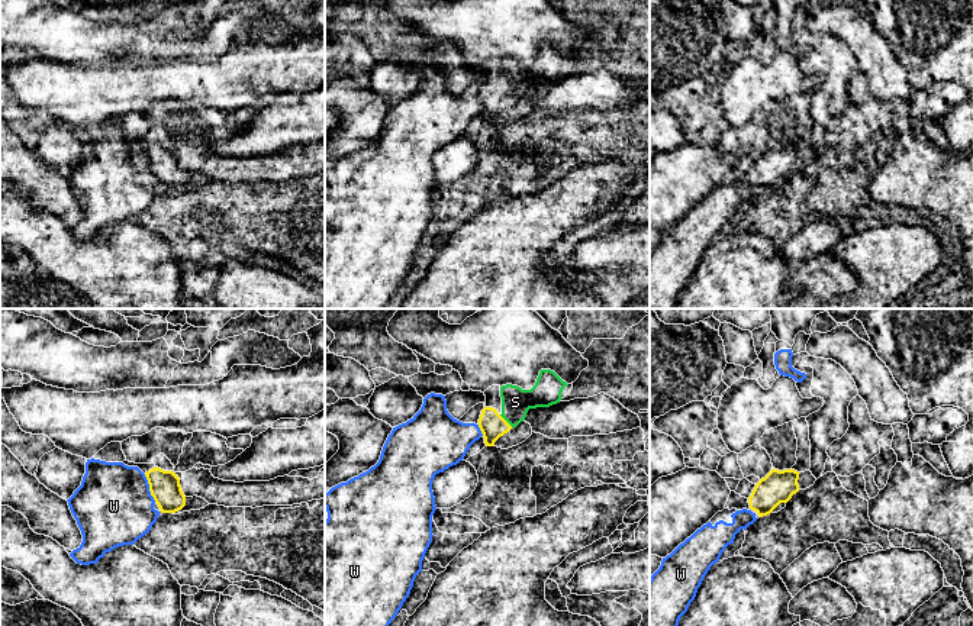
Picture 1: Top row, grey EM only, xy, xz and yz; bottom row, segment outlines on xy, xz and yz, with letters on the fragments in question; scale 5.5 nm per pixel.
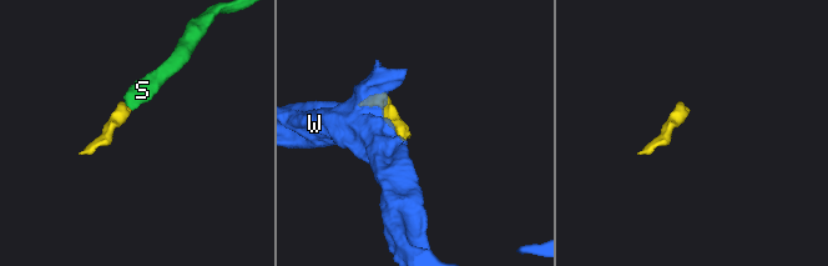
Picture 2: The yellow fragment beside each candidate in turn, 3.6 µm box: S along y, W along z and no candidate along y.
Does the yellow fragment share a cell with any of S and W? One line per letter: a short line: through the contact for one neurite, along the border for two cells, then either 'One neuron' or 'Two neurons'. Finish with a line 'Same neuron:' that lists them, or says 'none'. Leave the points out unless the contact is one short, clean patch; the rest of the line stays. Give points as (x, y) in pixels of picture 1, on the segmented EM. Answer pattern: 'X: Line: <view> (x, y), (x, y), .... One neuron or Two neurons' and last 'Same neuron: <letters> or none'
S: Line: xz (492, 425), (499, 425), (505, 420), (514, 412), (515, 402). One neuron
W: Two neurons
Same neuron: S

